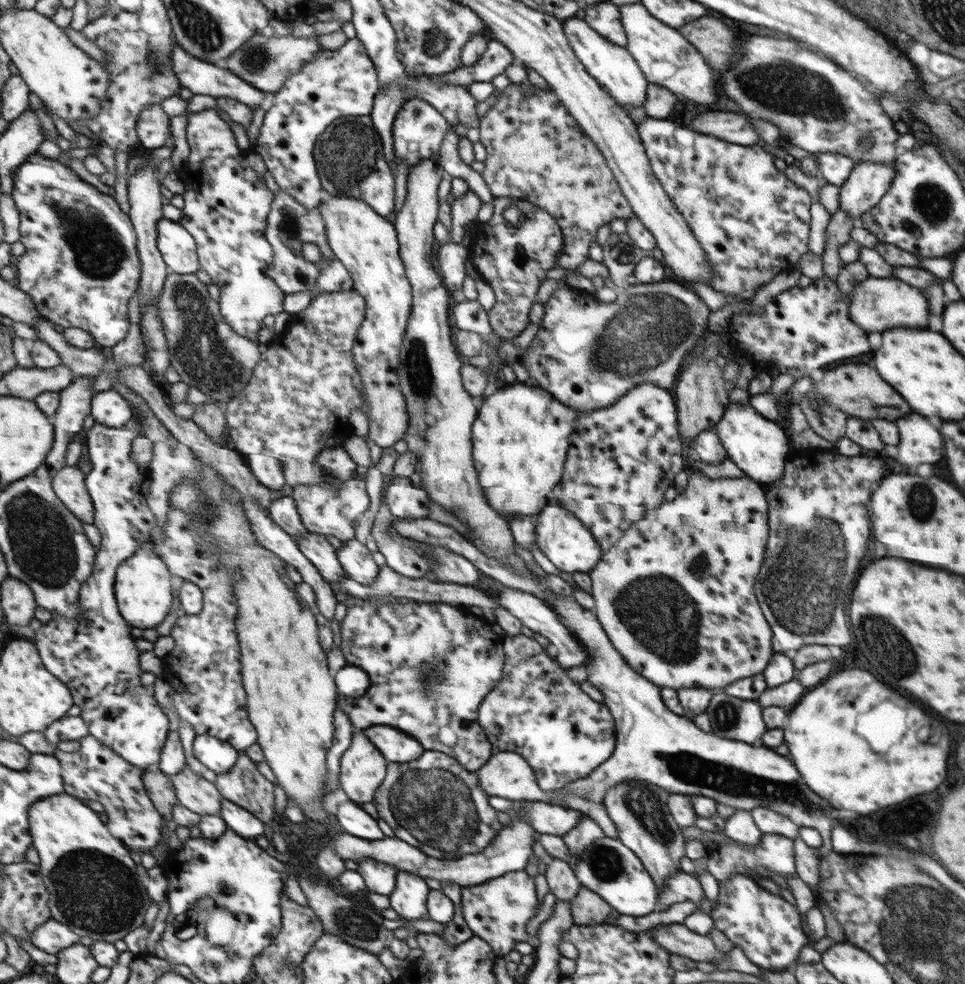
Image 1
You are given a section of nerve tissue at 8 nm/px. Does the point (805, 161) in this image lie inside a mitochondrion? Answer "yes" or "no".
no

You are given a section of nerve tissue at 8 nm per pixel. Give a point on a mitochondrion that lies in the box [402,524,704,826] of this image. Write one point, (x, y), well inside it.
(666, 621)

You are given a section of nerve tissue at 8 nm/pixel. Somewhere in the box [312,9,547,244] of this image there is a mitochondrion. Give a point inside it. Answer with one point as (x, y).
(348, 153)

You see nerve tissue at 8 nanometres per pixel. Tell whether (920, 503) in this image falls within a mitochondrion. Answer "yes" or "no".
yes

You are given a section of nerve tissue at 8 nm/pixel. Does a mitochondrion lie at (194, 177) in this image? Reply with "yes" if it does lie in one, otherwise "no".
no

